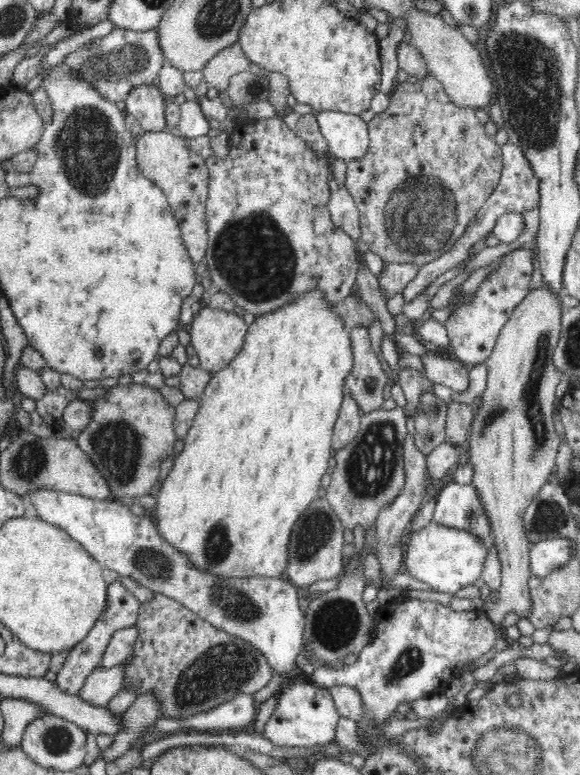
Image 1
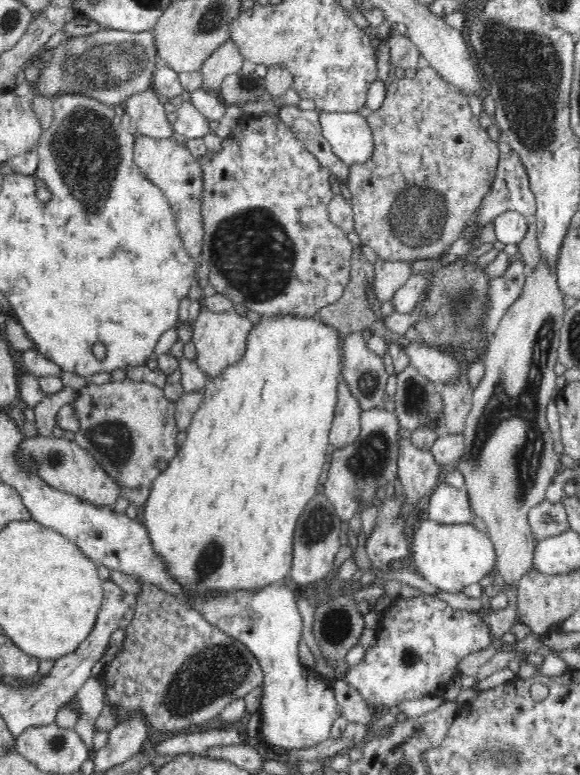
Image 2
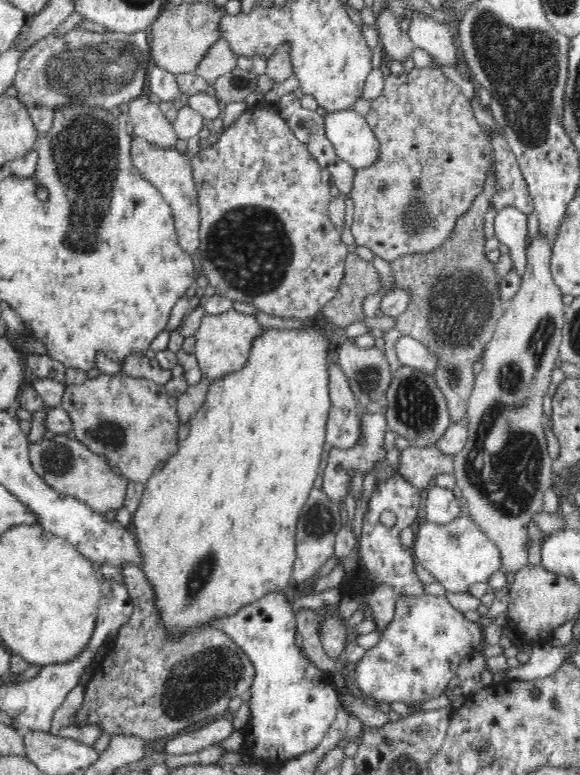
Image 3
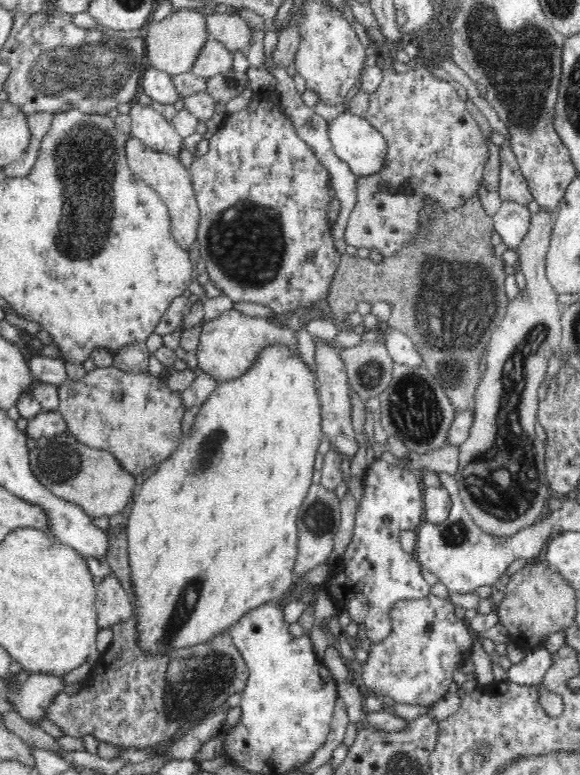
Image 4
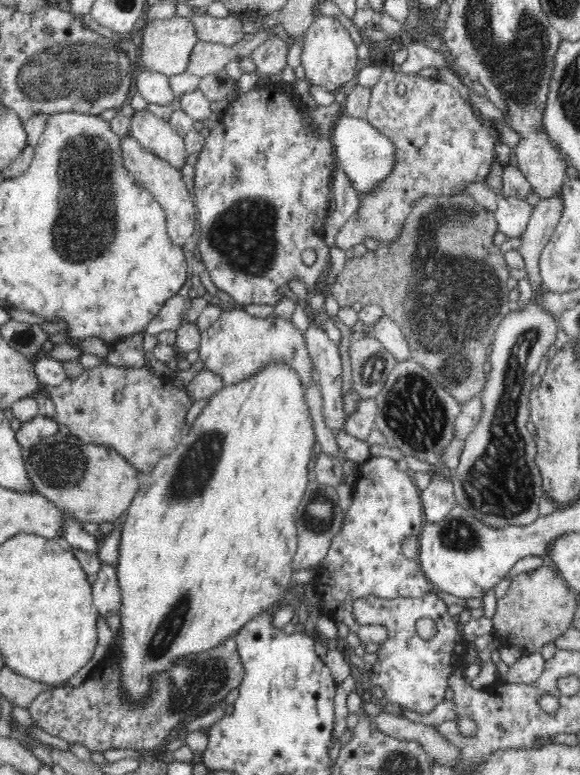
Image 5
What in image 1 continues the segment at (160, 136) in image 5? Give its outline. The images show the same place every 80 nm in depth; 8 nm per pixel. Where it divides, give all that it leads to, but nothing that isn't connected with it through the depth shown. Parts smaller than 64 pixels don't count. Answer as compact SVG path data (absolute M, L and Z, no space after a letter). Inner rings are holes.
M142 83L140 87L134 87L124 102L127 114L140 123L142 132L162 132L168 130L164 95L156 83Z

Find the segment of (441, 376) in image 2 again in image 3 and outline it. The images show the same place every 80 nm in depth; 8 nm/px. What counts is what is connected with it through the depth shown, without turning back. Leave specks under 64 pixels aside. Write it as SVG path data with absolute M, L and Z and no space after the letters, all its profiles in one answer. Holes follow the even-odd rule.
M402 335L395 344L395 354L402 365L424 370L426 374L434 376L438 359L434 359L434 353L426 351L426 346L415 338Z

